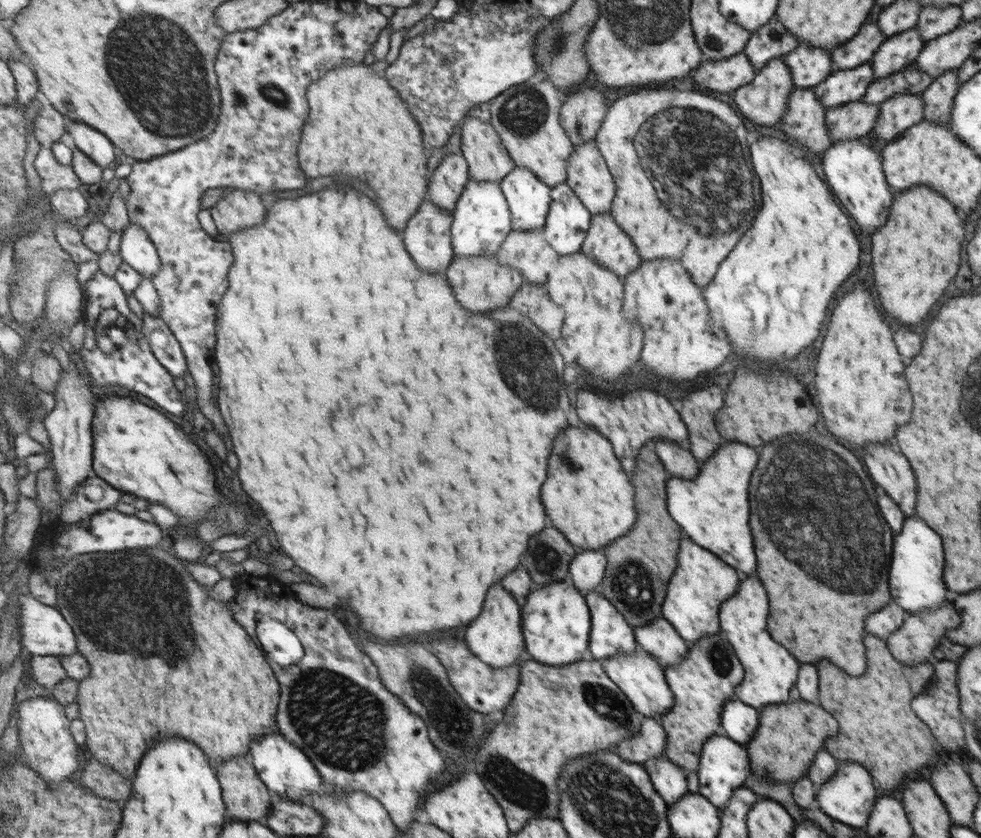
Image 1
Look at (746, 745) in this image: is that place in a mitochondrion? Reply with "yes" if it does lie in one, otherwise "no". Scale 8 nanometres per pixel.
no

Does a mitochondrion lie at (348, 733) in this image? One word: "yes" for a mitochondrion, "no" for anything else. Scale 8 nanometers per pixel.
yes

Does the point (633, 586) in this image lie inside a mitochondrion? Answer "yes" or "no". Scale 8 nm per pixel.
yes

